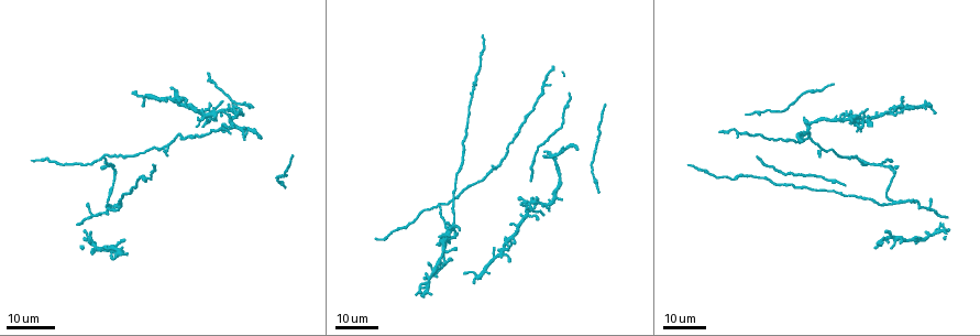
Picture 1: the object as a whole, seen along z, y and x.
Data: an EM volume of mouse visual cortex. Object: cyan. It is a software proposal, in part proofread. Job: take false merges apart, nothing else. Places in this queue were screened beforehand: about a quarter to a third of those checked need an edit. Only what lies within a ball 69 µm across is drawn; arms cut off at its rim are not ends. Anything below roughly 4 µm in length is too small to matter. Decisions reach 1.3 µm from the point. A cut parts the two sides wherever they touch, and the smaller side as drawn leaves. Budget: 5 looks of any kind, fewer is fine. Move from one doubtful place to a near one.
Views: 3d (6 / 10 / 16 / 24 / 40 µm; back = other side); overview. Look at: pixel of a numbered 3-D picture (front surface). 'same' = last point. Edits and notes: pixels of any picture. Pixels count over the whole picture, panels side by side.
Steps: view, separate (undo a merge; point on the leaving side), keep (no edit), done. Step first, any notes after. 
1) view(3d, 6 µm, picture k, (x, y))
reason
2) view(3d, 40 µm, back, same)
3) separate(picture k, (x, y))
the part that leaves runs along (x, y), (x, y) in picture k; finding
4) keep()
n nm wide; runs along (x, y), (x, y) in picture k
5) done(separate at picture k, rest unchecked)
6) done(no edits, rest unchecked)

view(3d, 16 µm, picture 1, (810, 124))

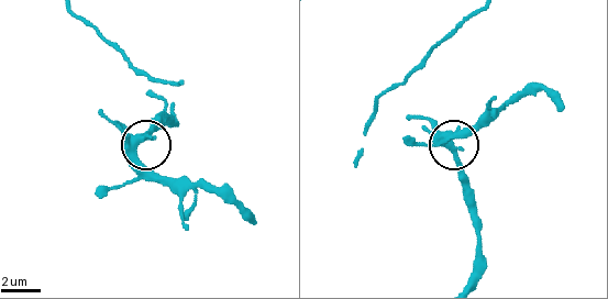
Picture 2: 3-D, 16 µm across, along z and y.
view(3d, 6 µm, picture 2, (134, 151))
zoom in

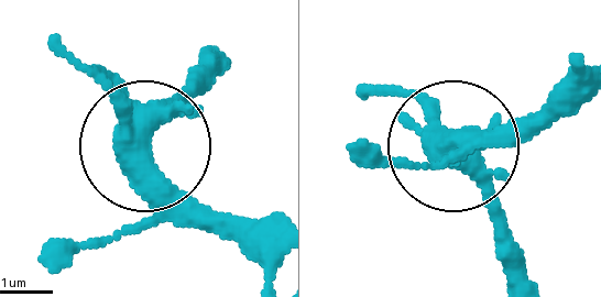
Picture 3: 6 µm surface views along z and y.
keep()
450 nm wide; all the same cell

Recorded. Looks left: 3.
view(3d, 16 µm, picture 1, (441, 205))
three-way junction

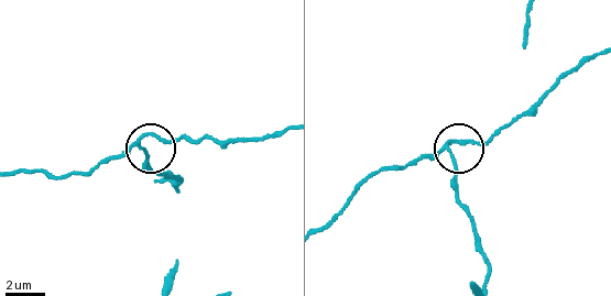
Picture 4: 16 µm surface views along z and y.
view(3d, 6 µm, picture 4, (142, 148))

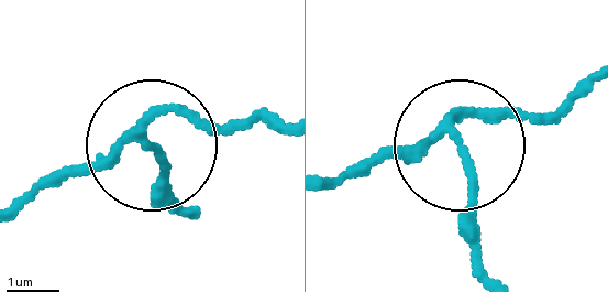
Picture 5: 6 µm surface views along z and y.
separate(picture 5, (79, 173))
side arm 20 µm; the part that leaves runs along (148, 139), (174, 117), (279, 121) in picture 5; two cells meet here

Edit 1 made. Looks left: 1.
done(separate at picture 5, rest unchecked)

